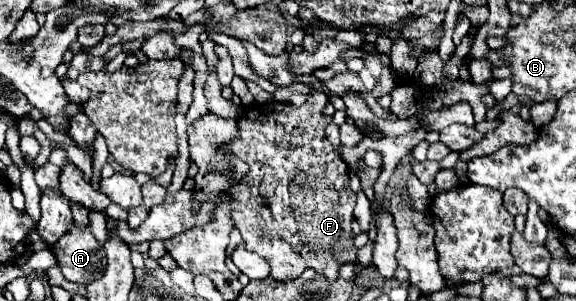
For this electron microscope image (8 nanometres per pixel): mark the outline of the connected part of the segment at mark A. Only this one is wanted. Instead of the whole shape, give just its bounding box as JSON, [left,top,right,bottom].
[56,226,106,284]

